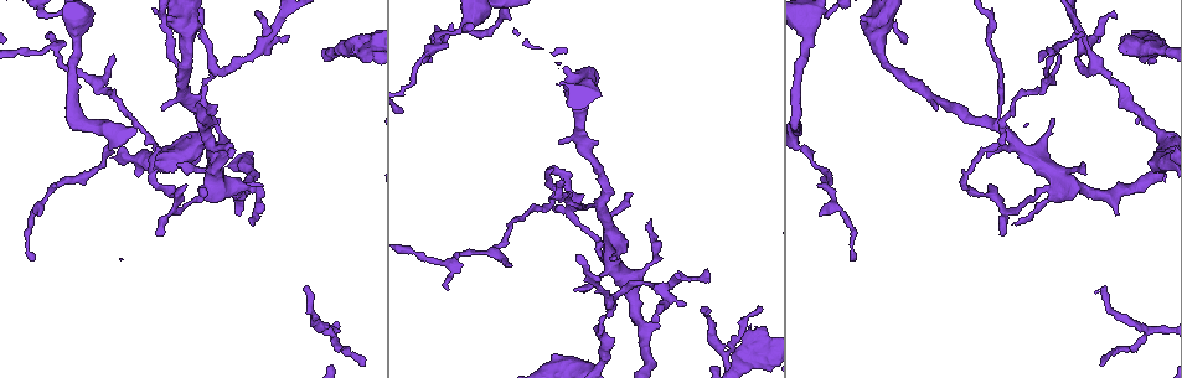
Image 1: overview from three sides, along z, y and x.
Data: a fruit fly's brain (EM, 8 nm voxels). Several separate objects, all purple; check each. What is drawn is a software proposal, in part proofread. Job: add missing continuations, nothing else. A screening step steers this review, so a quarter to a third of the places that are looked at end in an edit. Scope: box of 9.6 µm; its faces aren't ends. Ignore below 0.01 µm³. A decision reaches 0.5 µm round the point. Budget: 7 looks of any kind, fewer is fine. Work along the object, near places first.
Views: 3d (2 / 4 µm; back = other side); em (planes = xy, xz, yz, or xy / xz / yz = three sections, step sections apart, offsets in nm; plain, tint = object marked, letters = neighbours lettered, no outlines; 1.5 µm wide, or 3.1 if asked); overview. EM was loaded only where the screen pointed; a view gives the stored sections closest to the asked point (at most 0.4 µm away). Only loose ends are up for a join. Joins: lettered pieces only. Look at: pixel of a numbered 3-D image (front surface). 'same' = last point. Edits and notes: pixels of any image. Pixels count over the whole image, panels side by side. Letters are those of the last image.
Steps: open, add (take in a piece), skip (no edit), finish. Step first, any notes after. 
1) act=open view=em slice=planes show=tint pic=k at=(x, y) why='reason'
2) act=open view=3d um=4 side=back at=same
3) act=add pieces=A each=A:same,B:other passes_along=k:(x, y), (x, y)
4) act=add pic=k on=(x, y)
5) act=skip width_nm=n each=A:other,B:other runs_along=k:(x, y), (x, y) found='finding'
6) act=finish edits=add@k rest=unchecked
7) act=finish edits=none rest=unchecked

act=open view=em slice=xy step=8 show=tint pic=1 at=(651, 218) why='an open end'

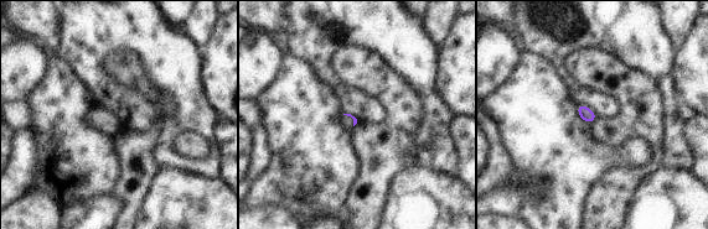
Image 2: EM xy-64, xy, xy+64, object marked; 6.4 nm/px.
act=open view=em slice=planes show=letters at=same

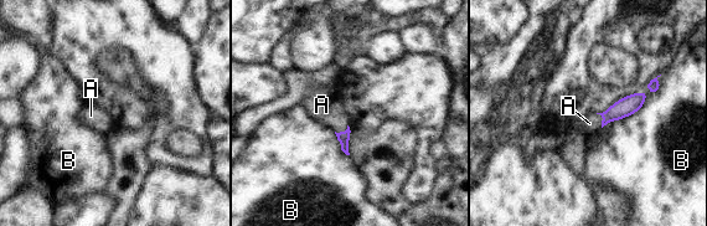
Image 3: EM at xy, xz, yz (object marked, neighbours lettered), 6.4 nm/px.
act=add pieces=A each=A:same,B:other passes_along=3:(626, 106), (603, 119), (589, 123) found='the neuron continues'

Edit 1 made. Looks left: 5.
act=open view=overview why='see it whole again'

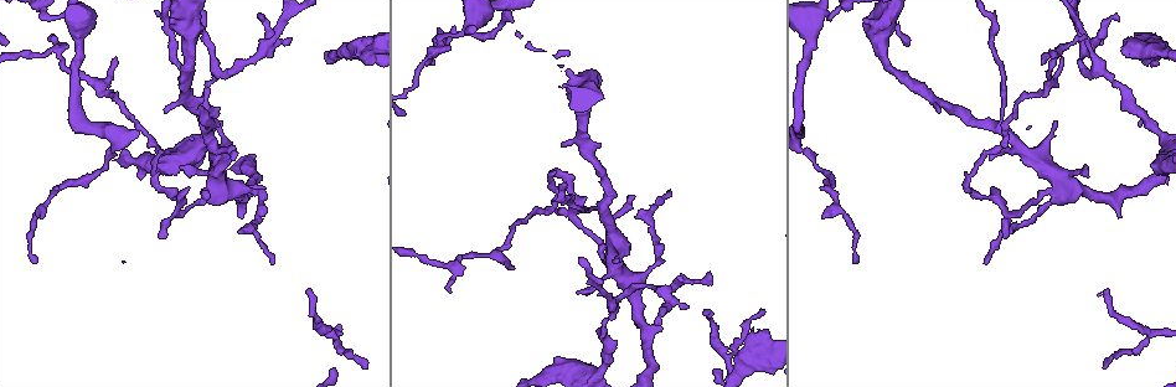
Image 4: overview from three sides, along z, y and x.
act=open view=3d um=4 pic=4 at=(762, 309) why='branch stops here'

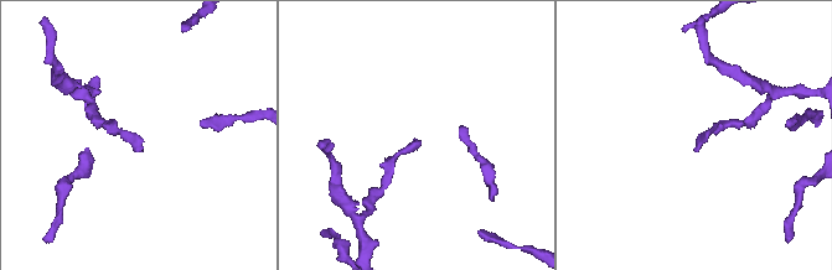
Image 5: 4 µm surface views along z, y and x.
act=open view=em slice=xz step=4 show=tint pic=5 at=(135, 151)

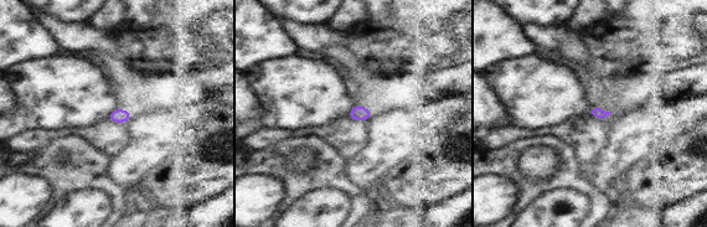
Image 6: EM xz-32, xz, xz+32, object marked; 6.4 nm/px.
act=open view=em slice=planes show=letters at=same

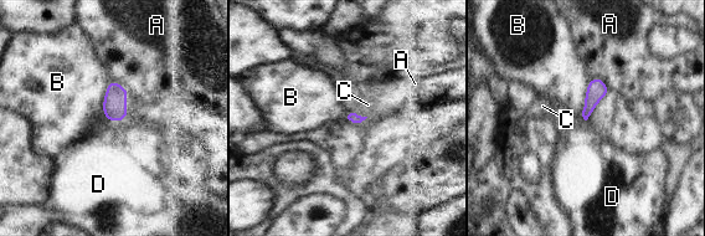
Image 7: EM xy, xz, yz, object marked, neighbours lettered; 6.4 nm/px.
act=add pieces=C each=A:other,B:other,C:same,D:other passes_along=7:(351, 116), (360, 116), (368, 104) found='the neuron continues'

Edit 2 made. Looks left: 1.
act=finish edits=add@3,add@7 rest=unchecked

